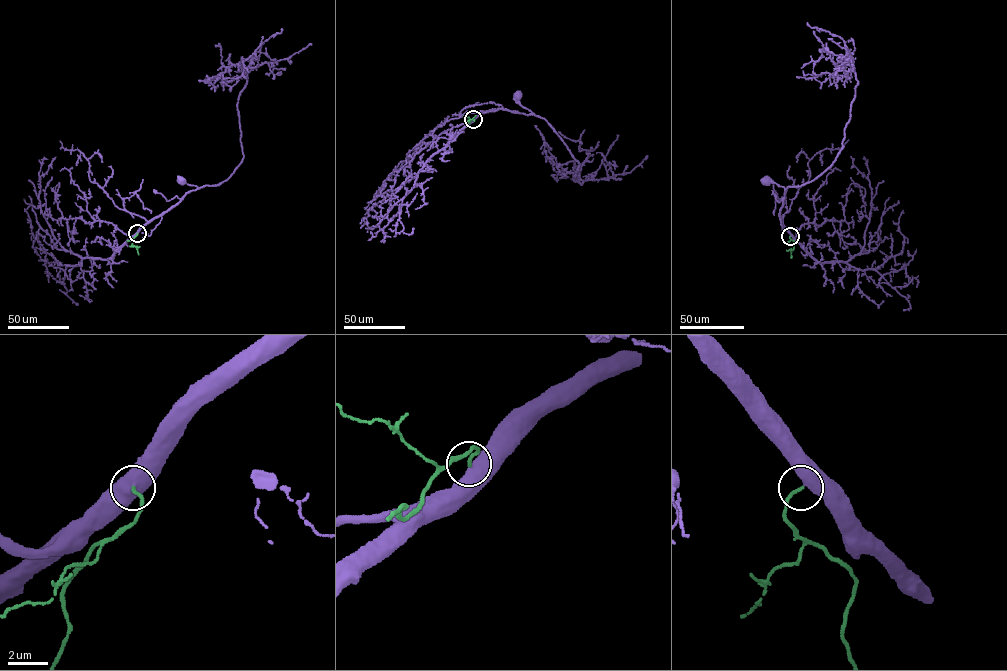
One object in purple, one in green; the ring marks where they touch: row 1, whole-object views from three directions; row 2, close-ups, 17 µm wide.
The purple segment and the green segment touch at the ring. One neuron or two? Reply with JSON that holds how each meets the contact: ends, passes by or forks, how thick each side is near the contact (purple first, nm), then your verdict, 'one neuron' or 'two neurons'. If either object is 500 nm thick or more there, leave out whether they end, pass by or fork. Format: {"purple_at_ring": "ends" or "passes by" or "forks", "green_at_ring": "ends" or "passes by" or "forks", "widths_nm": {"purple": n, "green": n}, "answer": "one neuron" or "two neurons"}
{"widths_nm": {"purple": 800, "green": 160}, "answer": "one neuron"}

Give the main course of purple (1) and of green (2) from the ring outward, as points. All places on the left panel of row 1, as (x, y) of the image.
1: (137, 233), (197, 188), (183, 182)
2: (137, 233), (131, 246), (135, 246), (138, 254)

